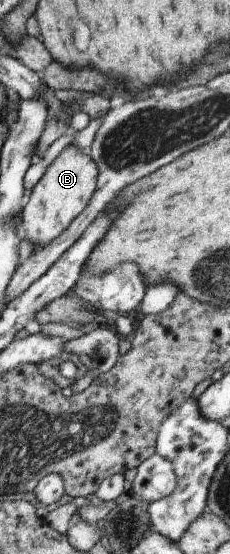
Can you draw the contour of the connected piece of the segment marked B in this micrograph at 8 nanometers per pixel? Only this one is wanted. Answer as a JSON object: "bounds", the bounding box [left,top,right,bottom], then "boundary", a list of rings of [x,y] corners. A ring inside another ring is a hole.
{"bounds":[22,144,98,249],"boundary":[[[74,144],[66,146],[48,166],[23,205],[22,237],[39,249],[50,244],[87,207],[95,193],[97,180],[98,167],[89,151]]]}

